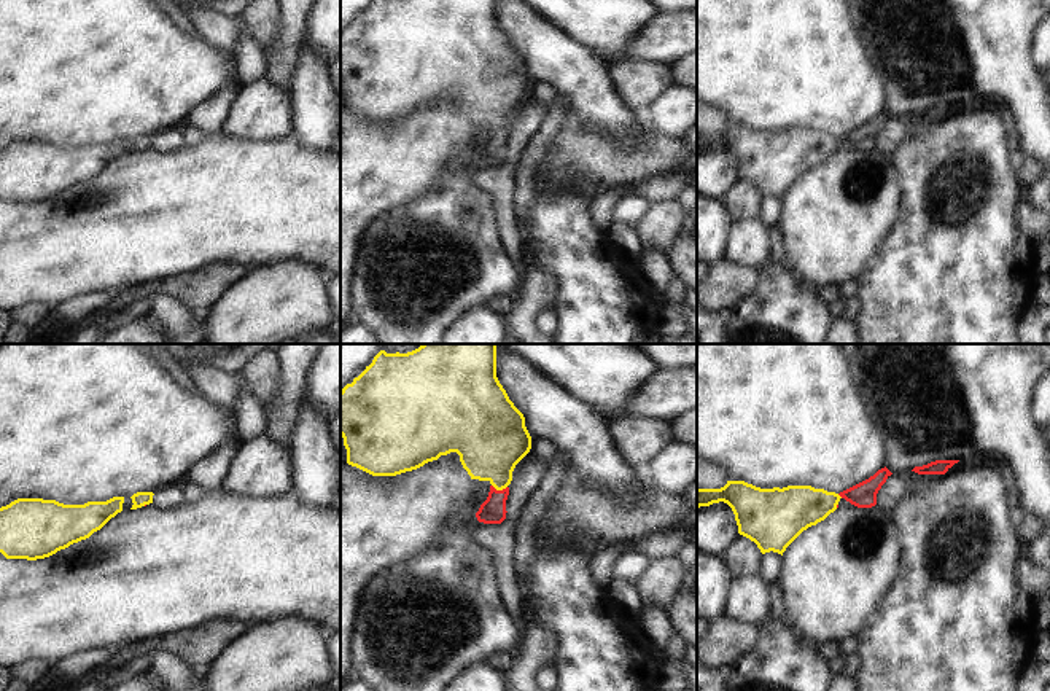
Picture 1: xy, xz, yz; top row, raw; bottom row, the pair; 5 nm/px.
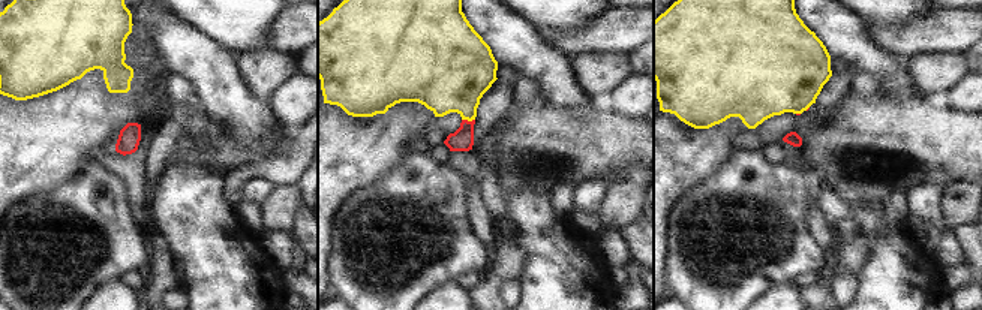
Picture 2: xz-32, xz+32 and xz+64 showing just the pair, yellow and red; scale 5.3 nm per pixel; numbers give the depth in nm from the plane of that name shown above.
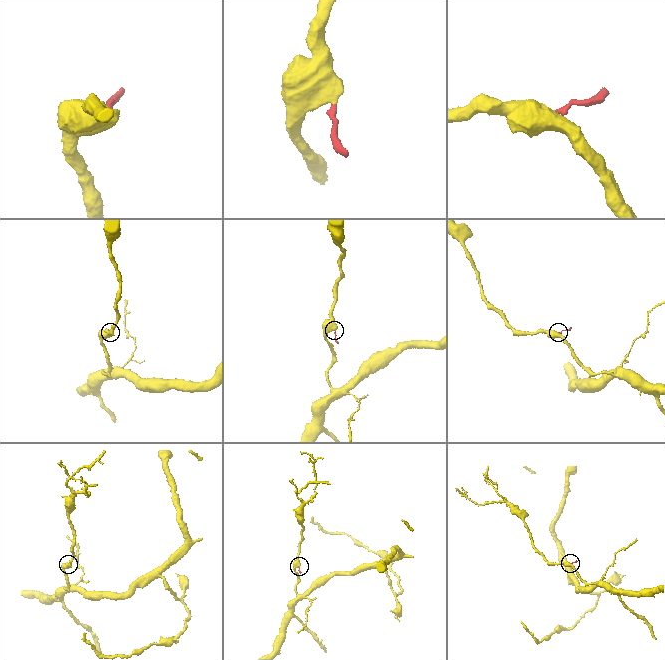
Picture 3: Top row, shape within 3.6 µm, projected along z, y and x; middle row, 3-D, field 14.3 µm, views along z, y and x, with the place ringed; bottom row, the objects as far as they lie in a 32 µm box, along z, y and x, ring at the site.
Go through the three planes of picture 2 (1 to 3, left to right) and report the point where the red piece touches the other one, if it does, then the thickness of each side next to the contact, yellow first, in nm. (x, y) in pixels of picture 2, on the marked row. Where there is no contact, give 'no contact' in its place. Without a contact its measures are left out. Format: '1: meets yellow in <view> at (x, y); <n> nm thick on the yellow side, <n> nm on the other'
1: no contact
2: meets yellow in xz+32 at (468, 120); 380 nm thick on the yellow side, 120 nm on the other
3: meets yellow in xz+64 at (798, 113); 460 nm thick on the yellow side, 20 nm on the other

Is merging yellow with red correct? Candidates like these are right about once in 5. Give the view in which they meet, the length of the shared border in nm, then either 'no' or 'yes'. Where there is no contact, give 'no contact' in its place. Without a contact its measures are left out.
xz | 80 nm | yes

